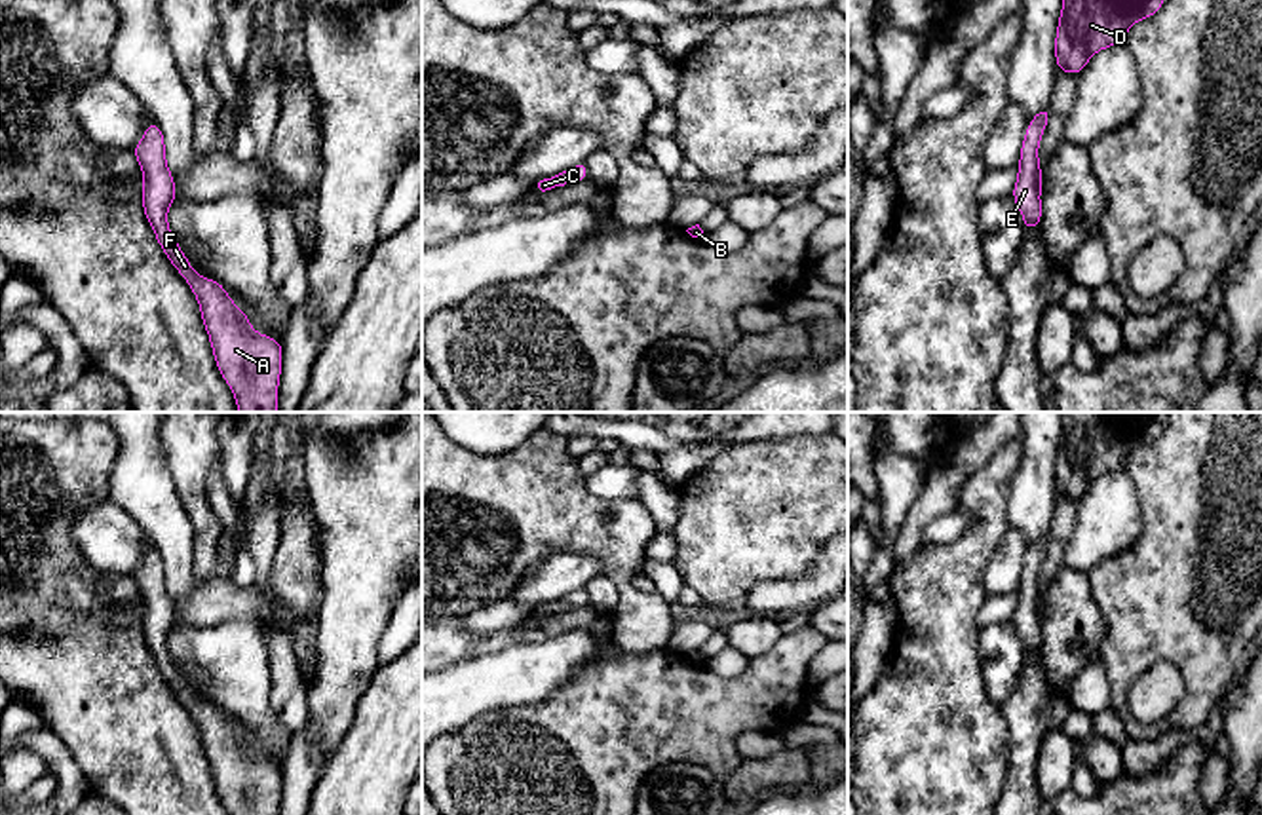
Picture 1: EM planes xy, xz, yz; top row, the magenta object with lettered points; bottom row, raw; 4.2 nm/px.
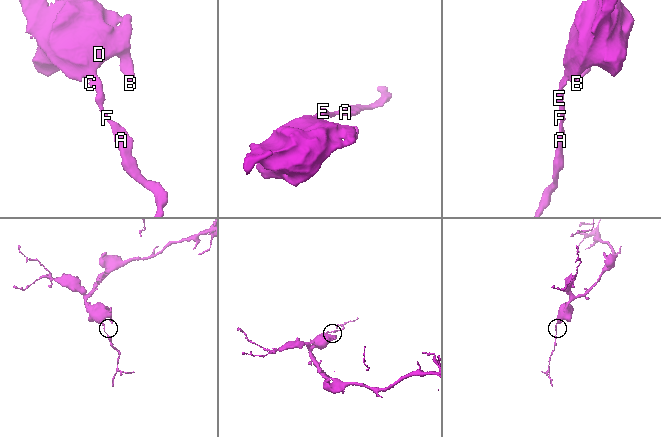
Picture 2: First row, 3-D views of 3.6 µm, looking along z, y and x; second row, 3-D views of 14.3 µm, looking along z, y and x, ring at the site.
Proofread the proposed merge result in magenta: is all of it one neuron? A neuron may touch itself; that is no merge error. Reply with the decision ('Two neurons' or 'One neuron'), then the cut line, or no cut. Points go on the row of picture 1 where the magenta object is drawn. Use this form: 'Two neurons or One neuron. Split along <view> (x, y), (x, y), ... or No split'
One neuron. No split

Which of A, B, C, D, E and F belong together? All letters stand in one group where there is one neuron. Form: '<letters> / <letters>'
A B C D E F

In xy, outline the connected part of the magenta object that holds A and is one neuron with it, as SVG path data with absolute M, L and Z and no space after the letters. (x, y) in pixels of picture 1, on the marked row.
M150 122L131 152L143 169L144 217L162 251L198 298L217 369L230 386L238 410L277 412L281 342L255 332L247 313L232 302L224 285L194 272L169 230L167 209L177 199L177 186L165 161L162 125Z

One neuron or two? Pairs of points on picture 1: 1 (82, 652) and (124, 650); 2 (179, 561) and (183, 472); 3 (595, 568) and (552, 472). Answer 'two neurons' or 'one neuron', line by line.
1: one neuron
2: two neurons
3: two neurons

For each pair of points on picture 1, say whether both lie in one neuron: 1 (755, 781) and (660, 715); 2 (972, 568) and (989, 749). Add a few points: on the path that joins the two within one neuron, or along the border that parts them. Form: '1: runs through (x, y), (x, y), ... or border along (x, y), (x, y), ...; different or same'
1: border along (744, 760), (725, 779); different
2: runs through (956, 614), (956, 703); same

